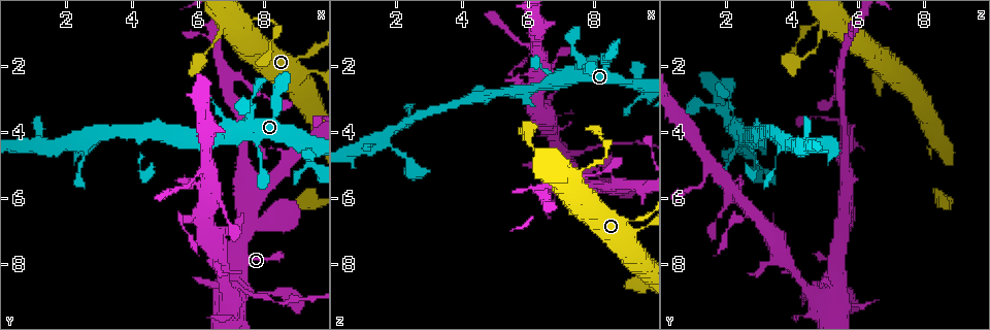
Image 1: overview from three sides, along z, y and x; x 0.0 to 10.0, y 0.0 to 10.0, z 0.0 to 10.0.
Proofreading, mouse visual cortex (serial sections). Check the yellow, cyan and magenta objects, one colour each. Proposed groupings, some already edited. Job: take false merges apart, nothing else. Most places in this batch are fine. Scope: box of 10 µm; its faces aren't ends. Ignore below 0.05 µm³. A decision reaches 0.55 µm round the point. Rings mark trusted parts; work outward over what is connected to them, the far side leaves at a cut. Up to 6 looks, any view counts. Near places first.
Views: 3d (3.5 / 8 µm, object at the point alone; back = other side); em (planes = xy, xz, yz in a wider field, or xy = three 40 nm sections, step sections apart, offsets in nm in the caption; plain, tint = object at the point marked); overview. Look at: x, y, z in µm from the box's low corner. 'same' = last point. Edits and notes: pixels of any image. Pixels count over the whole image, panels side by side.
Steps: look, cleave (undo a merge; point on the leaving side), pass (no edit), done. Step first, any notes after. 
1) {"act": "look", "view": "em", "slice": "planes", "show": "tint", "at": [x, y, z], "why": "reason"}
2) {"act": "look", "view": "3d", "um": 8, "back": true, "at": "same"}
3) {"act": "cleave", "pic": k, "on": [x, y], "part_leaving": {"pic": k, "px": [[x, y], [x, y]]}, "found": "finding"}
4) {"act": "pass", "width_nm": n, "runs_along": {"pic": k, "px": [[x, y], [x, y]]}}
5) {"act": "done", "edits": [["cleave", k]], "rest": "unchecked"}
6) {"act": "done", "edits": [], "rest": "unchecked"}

{"act": "look", "view": "3d", "um": 8, "at": [7.00, 4.05, 2.40], "why": "calibre changes"}

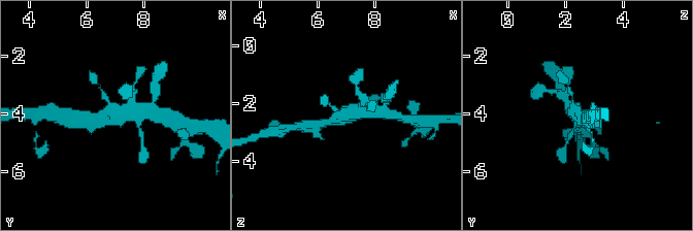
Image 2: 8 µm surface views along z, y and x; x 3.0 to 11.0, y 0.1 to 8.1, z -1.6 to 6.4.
{"act": "look", "view": "3d", "um": 3.5, "back": true, "at": "same", "why": "zoom in"}

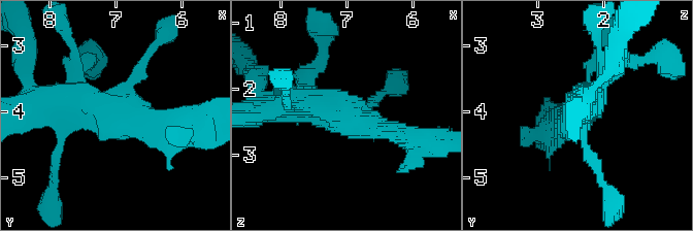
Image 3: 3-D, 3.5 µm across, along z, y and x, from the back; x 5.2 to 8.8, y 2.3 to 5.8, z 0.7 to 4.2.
{"act": "look", "view": "em", "slice": "xy", "step": 2, "show": "tint", "at": [6.90, 4.00, 2.45], "why": "need the tissue"}

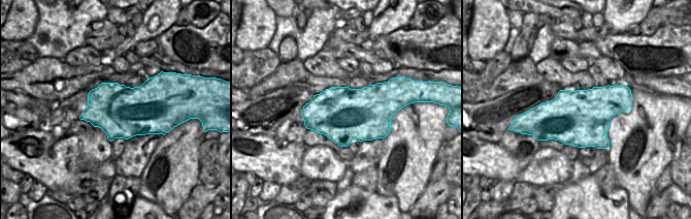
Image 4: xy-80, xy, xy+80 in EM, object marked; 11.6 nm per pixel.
{"act": "pass", "runs_along": {"pic": 3, "px": [[284, 108], [316, 106], [414, 137]]}, "found": "all the same cell"}

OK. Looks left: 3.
{"act": "look", "view": "3d", "um": 3.5, "back": true, "at": [7.10, 9.05, 4.75], "why": "thick turns thin"}

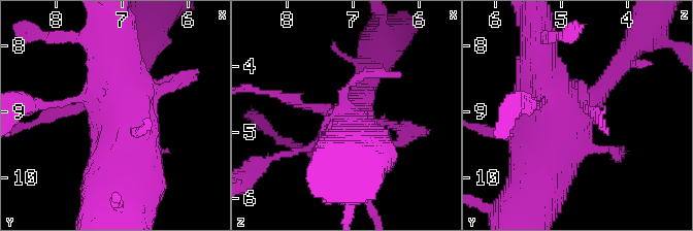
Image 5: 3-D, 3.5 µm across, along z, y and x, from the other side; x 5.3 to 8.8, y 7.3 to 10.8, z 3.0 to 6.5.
{"act": "look", "view": "em", "slice": "xy", "step": 3, "show": "tint", "at": "same", "why": "now the EM"}

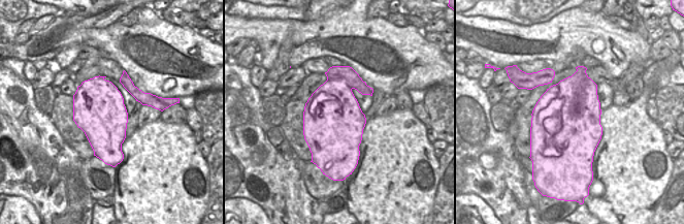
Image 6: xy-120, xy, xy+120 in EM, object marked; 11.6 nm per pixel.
{"act": "cleave", "pic": 5, "on": [54, 112], "part_leaving": {"pic": 5, "px": [[81, 105], [46, 114], [28, 125]]}, "found": "two cells meet here"}

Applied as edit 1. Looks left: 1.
{"act": "done", "edits": [["cleave", 5]], "rest": "unchecked"}

